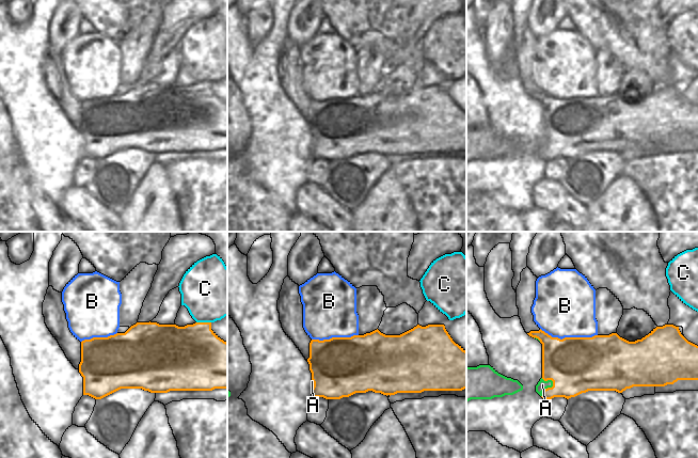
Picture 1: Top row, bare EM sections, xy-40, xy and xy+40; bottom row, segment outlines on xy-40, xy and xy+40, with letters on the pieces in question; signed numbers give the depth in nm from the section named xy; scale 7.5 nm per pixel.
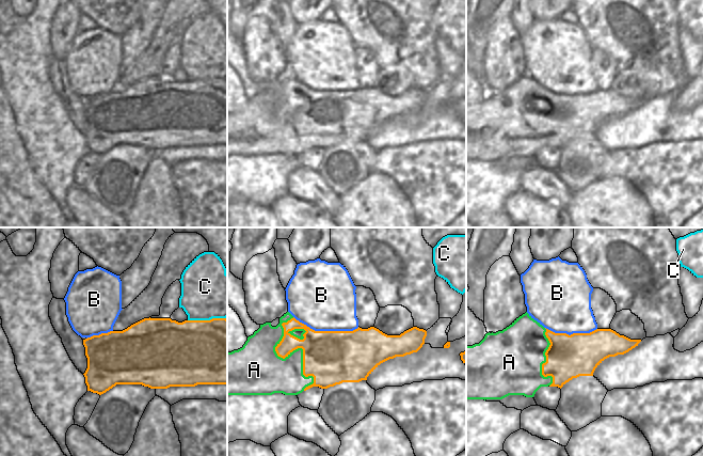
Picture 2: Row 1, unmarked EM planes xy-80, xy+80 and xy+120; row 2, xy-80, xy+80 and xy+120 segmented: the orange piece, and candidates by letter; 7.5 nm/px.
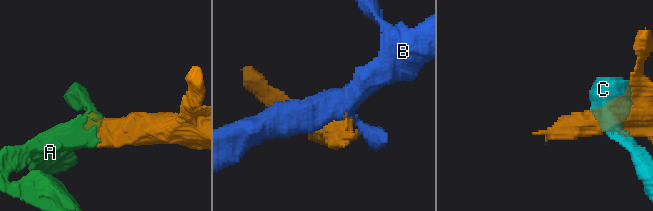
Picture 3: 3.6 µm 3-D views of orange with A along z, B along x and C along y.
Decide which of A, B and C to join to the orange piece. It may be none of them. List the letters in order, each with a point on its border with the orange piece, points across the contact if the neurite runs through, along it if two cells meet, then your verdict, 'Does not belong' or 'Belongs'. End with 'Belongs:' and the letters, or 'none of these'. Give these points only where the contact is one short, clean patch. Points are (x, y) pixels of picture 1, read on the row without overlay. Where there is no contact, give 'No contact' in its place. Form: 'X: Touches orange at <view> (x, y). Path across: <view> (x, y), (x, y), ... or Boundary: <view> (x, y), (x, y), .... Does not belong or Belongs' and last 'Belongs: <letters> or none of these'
A: Touches orange at xy+40 (548, 148). Belongs
B: Touches orange at xy+40 (569, 98). Does not belong
C: Touches orange at xy-40 (204, 83). Does not belong
Belongs: A

